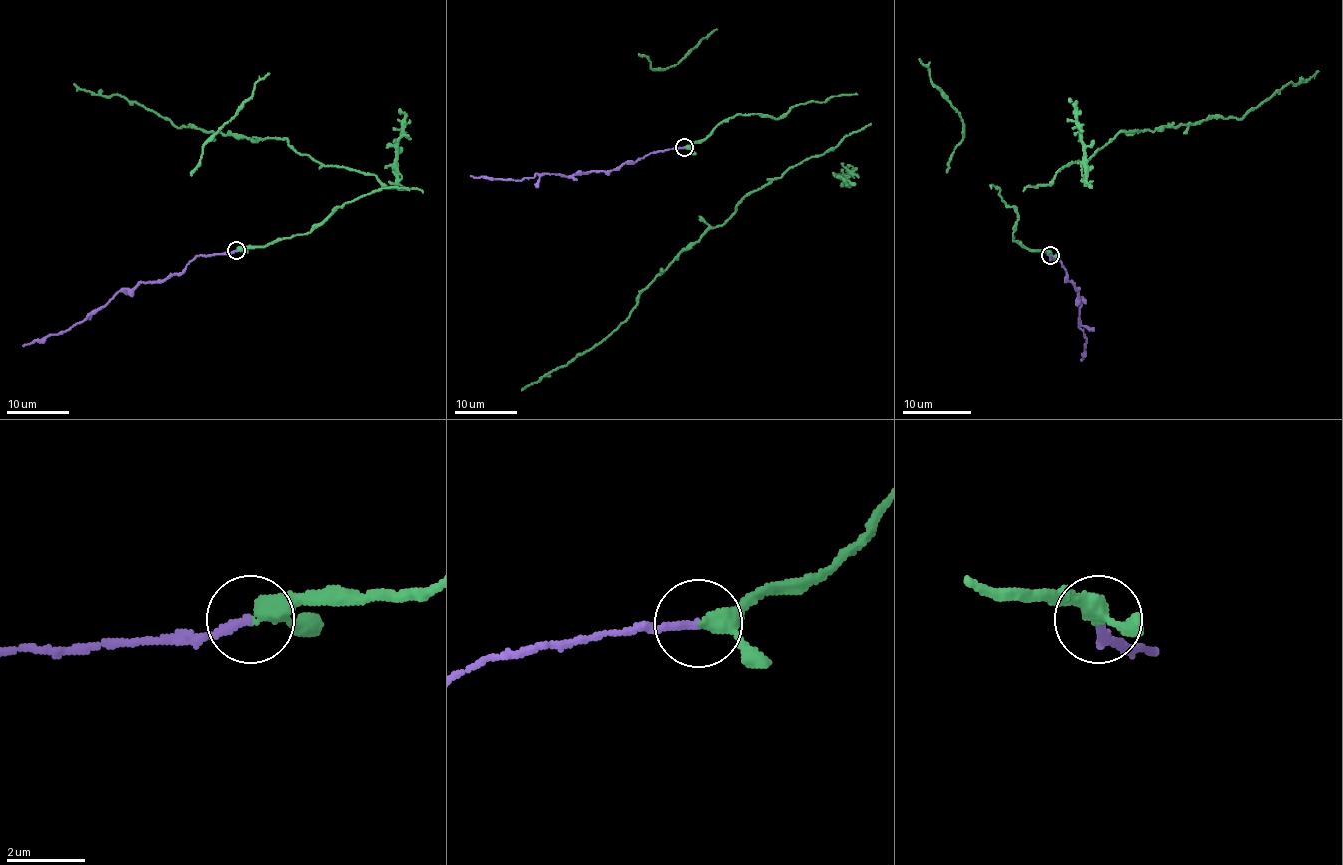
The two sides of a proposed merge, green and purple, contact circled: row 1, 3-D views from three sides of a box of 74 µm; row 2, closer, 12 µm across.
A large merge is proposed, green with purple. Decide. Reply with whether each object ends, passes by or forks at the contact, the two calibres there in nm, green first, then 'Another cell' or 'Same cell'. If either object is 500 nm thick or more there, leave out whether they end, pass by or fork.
At the ring green passes by. At the ring purple ends. Thickness 320 nm (green) against 200 nm. Same cell

